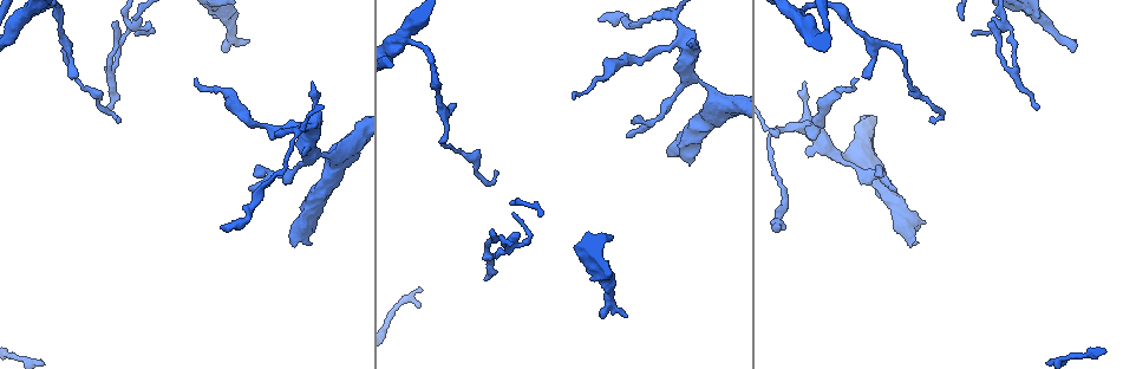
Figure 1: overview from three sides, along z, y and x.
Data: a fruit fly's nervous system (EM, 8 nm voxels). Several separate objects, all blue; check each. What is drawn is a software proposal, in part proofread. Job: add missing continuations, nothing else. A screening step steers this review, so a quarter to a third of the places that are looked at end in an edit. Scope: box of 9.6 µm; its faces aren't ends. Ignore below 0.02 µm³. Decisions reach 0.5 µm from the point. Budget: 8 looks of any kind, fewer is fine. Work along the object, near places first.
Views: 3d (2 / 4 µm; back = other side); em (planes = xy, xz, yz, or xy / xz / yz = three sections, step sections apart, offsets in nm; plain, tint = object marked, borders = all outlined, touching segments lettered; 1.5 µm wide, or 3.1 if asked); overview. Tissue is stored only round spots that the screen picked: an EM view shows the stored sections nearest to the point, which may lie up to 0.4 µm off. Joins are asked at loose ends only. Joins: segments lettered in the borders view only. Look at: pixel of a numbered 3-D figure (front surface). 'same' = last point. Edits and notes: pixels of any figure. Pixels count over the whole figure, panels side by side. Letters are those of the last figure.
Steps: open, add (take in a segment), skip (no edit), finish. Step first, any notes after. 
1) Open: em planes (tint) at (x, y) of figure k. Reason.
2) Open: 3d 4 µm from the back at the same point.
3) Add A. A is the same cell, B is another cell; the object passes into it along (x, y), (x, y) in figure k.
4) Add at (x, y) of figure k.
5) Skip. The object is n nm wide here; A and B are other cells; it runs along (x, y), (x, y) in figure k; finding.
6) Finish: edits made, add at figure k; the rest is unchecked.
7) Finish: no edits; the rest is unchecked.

Open: 3d 2 µm from the back at (196, 79) of figure 1. Free end.

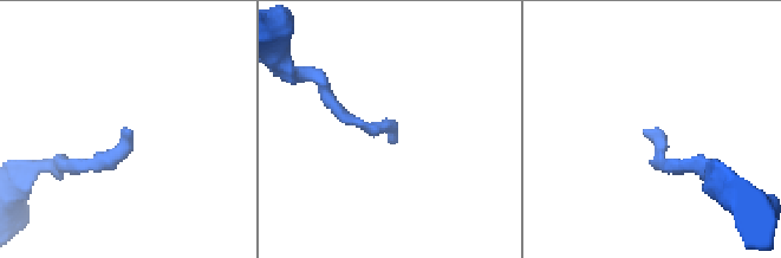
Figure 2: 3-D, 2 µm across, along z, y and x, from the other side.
Open: em planes (borders) at (396, 137) of figure 2. Need the tissue.

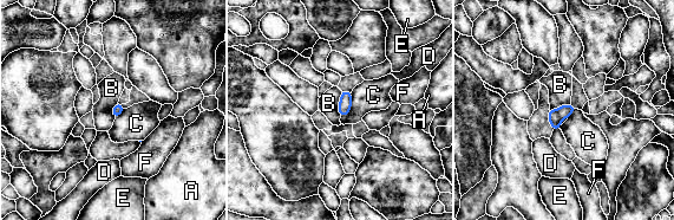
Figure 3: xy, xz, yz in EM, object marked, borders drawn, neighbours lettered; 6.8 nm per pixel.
Skip. A, B, C, D, E and F are other cells; no lettered segment goes on from it.

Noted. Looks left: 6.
Open: 3d 4 µm at (275, 136) of figure 1. An open end.

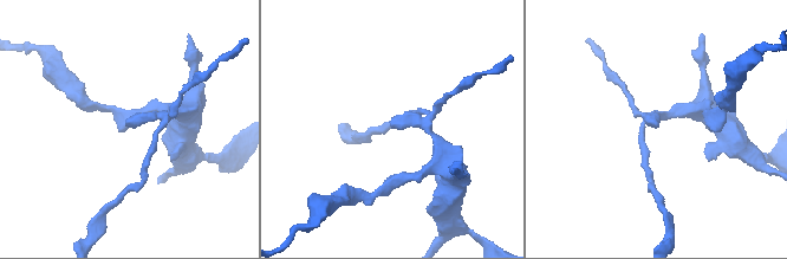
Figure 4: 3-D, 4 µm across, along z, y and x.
Open: em xz step 8 (borders) at (128, 125) of figure 4. Need the tissue.

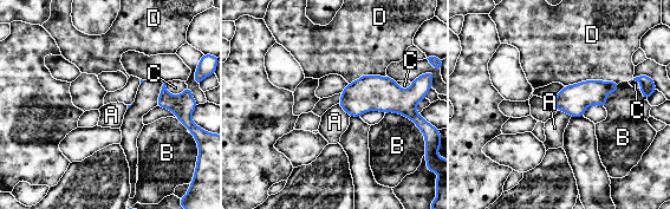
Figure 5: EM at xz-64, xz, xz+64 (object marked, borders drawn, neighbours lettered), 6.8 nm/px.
Open: em planes (borders) at the same point.

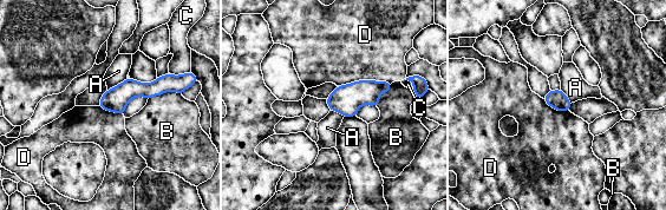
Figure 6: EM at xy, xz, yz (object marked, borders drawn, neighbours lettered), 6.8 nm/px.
Skip. A, B, C and D are other cells; a border runs along (391, 81), (356, 80), (338, 86) in figure 6; none of them fits.

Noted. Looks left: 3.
Open: 3d 2 µm at (781, 225) of figure 1. Long arm stops here.

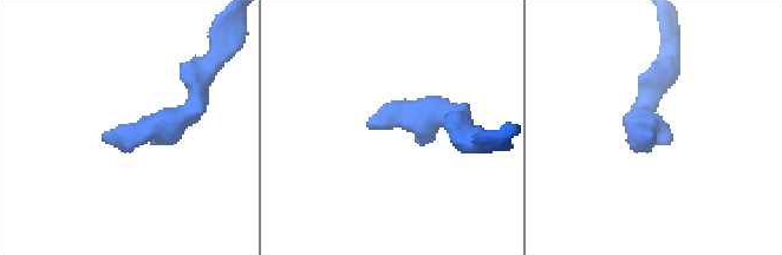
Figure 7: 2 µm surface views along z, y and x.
Open: em xy step 8 (plain) at (107, 132) of figure 7.

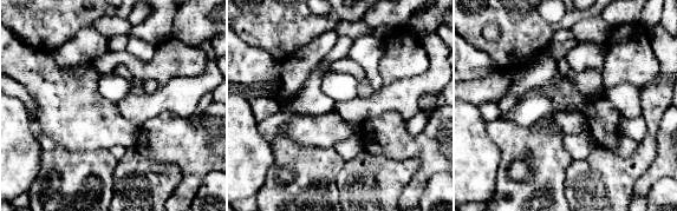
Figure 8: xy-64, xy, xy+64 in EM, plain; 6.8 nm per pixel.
Open: em xy step 8 (borders) at the same point. What lies round it.

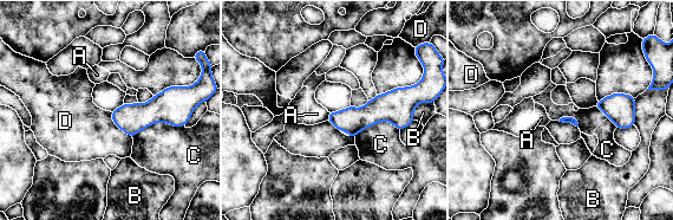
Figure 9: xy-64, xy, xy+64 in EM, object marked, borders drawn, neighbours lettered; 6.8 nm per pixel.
Skip. A, B, C and D are other cells; a border runs along (111, 112), (112, 121), (131, 137) in figure 9; none of them fits.

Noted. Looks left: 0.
Finish: no edits; the rest is unchecked.

